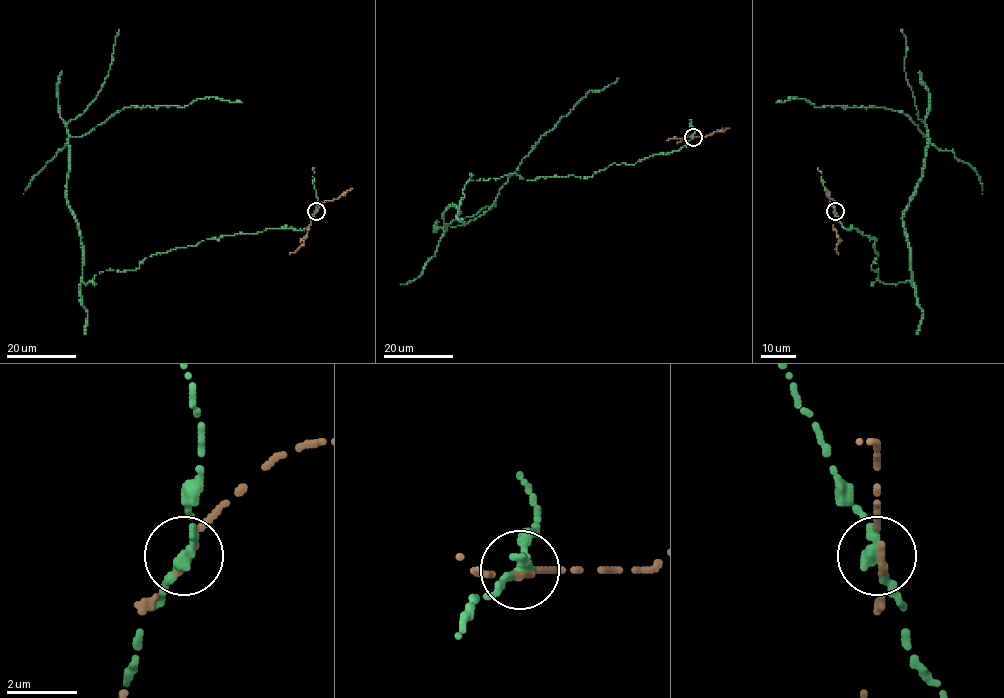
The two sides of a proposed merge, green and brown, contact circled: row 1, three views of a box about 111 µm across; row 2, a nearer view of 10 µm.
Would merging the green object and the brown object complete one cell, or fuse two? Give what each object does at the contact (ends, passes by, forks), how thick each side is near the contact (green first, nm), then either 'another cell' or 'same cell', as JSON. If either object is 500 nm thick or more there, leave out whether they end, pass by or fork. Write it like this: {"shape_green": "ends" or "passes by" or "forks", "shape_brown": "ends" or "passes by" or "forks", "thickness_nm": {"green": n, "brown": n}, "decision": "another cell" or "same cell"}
{"shape_green": "passes by", "shape_brown": "passes by", "thickness_nm": {"green": 280, "brown": 160}, "decision": "another cell"}

